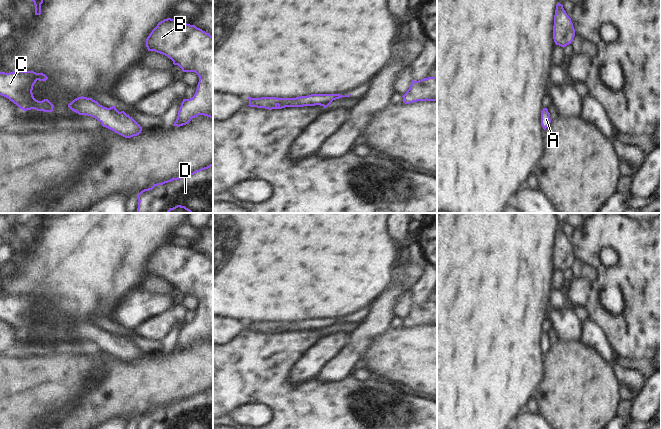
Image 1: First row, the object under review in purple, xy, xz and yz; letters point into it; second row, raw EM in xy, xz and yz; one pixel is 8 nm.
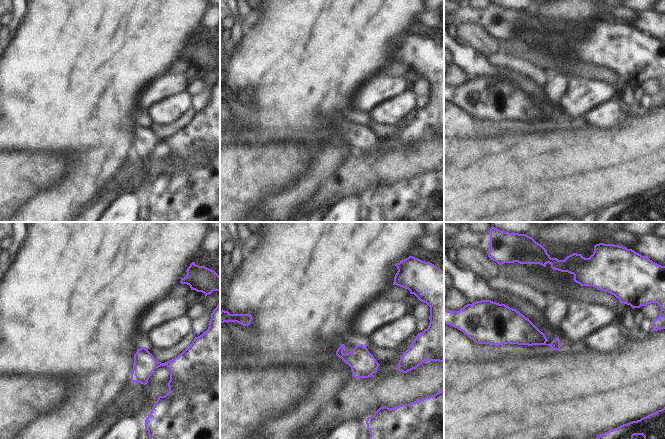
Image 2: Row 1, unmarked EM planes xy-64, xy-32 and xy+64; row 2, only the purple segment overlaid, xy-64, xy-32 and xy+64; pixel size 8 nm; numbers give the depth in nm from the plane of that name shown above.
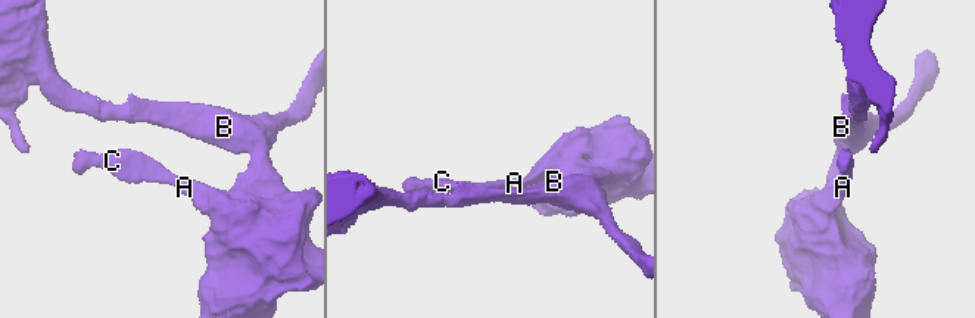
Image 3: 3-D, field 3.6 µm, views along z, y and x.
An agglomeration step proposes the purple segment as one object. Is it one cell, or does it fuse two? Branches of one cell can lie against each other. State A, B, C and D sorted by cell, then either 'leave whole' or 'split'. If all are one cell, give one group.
groups A B C D; leave whole

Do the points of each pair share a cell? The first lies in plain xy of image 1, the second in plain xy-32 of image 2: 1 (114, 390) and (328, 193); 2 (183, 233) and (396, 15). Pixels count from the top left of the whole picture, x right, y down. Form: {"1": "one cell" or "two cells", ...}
{"1": "one cell", "2": "two cells"}

